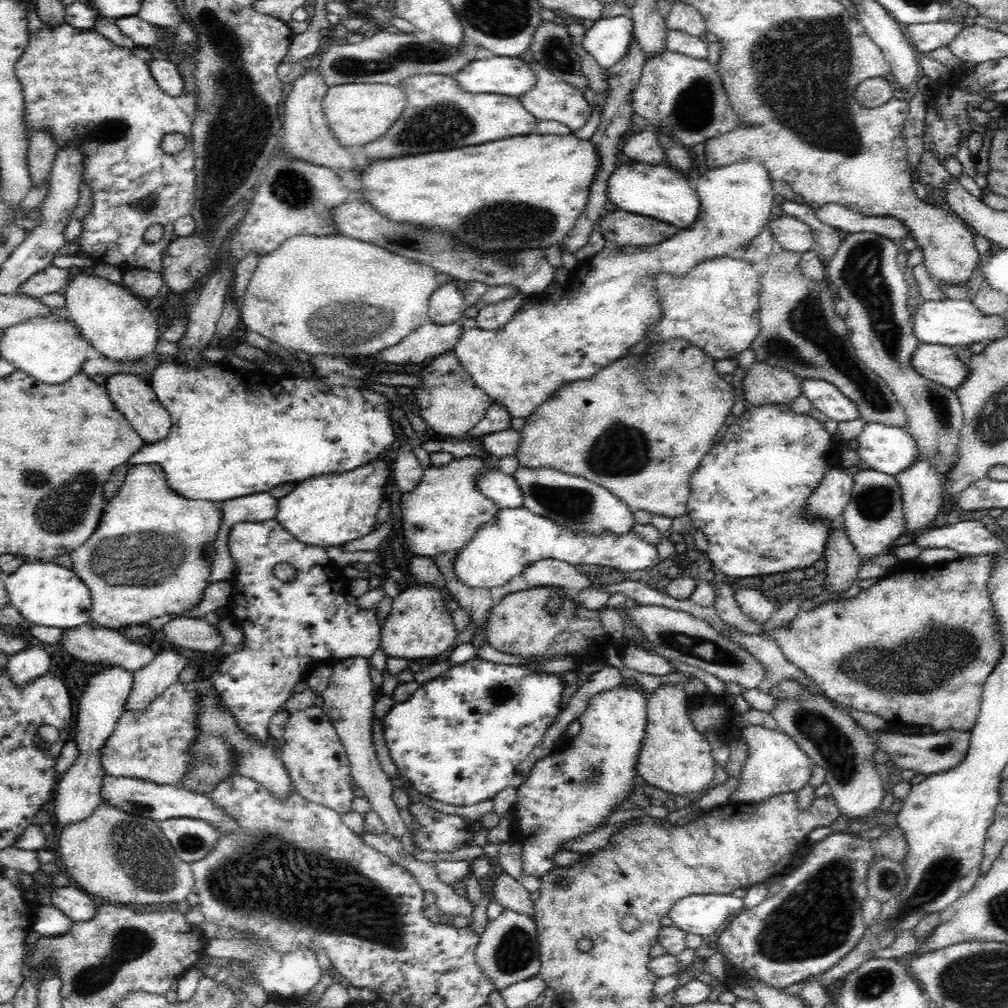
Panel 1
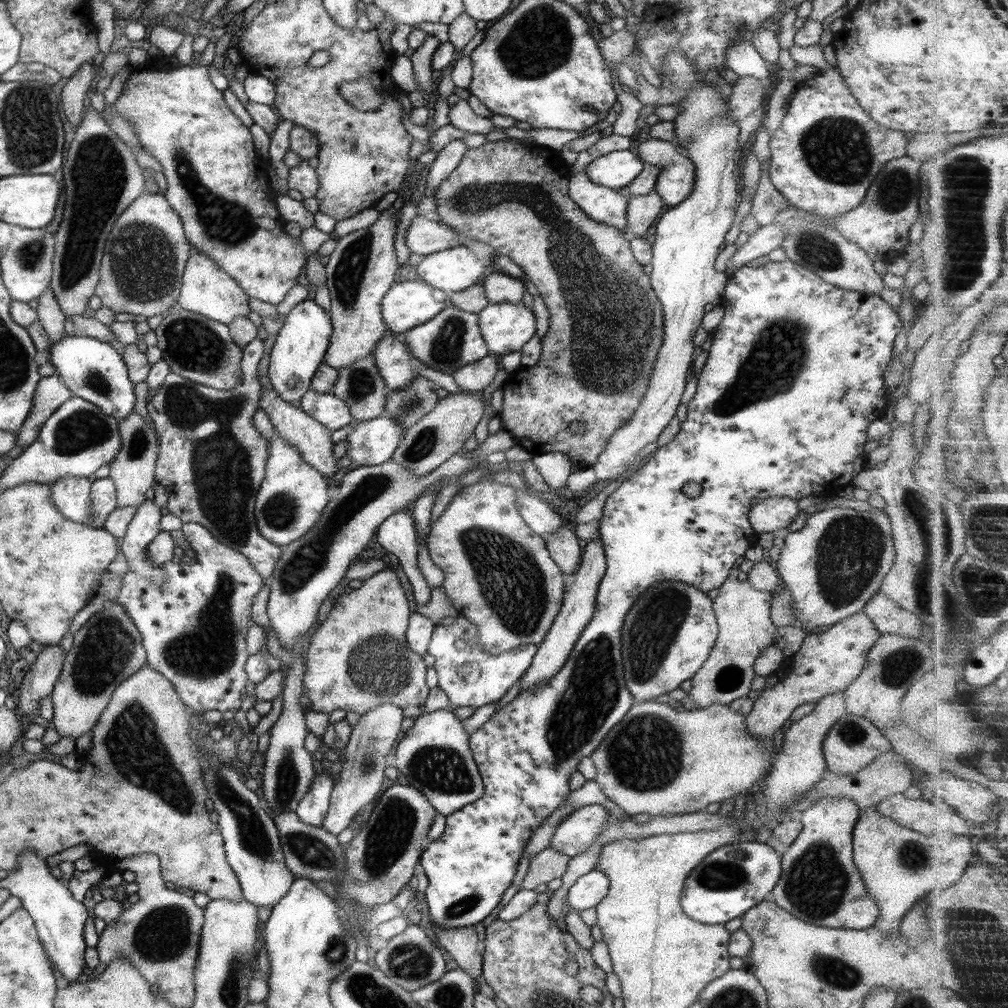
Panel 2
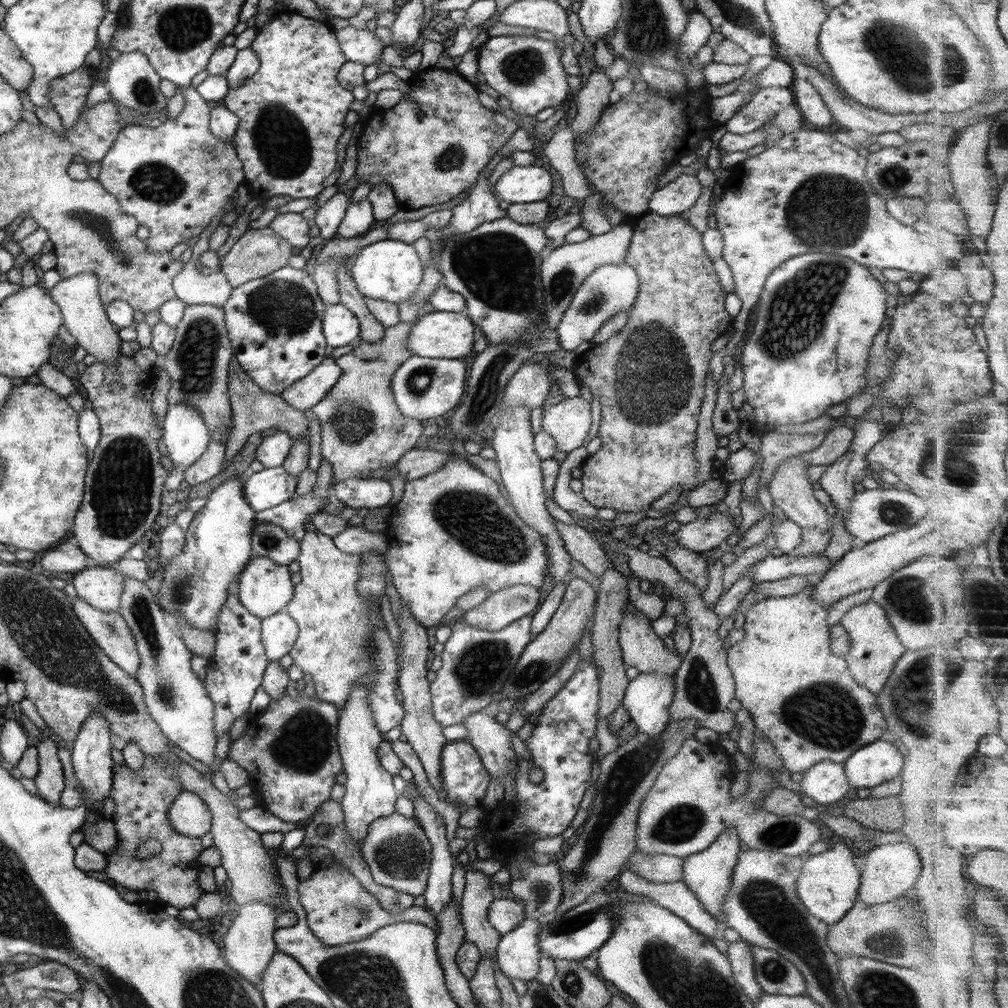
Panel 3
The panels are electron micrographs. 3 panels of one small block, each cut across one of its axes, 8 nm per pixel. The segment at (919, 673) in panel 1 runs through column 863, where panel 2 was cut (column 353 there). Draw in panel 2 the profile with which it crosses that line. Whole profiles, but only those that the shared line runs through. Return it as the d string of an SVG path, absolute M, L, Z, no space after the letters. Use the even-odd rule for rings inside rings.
M383 566L380 572L363 581L360 588L349 594L341 593L333 600L327 618L311 636L305 652L302 692L309 699L313 712L330 713L332 710L357 712L359 716L371 707L393 704L405 718L421 715L428 695L422 656L407 648L405 632L408 626L409 606L393 568Z

